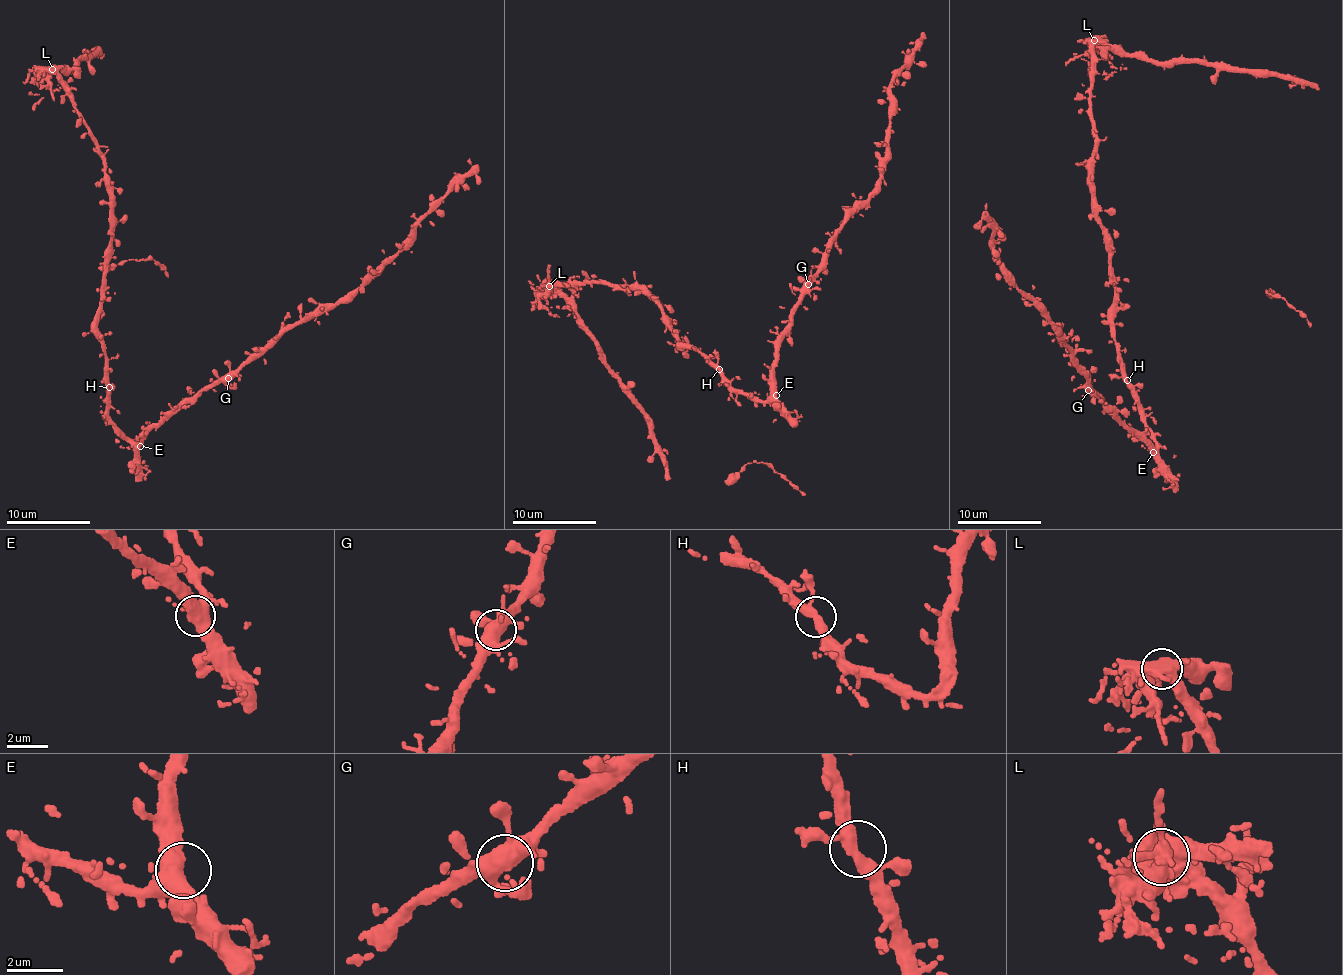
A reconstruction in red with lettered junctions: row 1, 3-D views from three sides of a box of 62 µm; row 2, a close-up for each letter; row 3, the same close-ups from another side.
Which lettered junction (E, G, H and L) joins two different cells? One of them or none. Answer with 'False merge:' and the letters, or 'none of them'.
False merge: L

